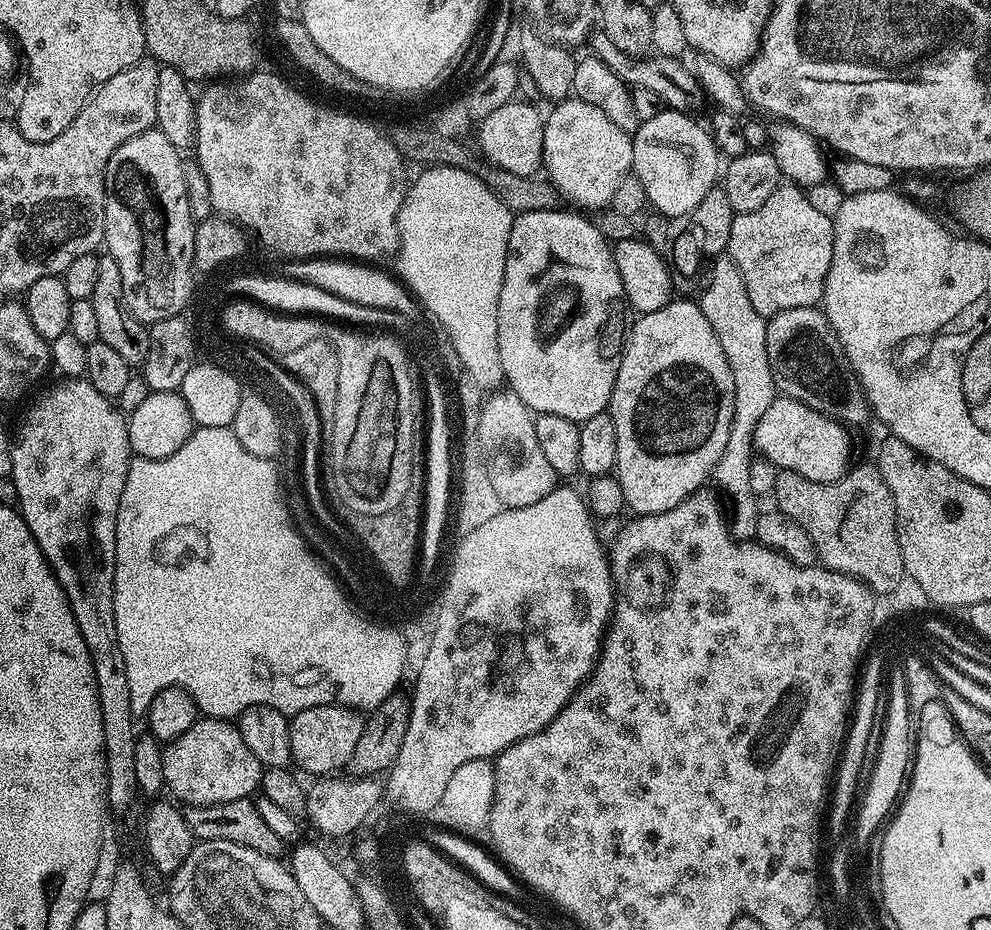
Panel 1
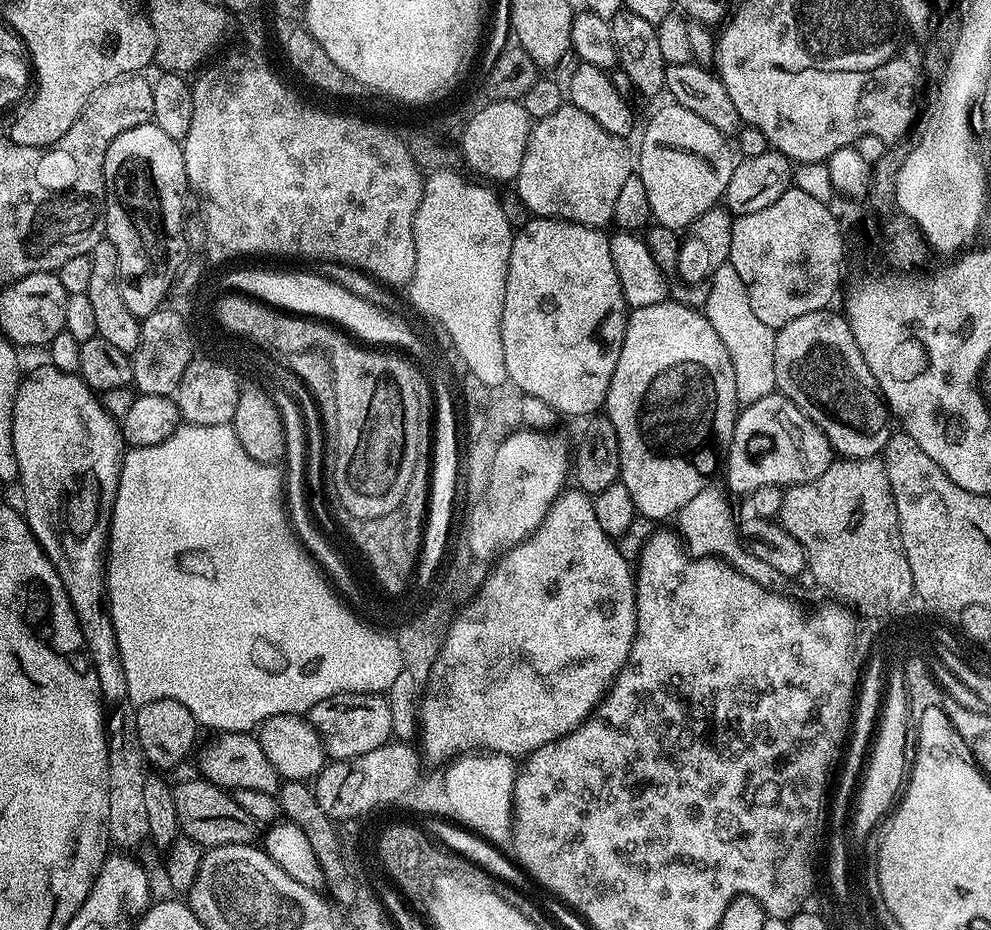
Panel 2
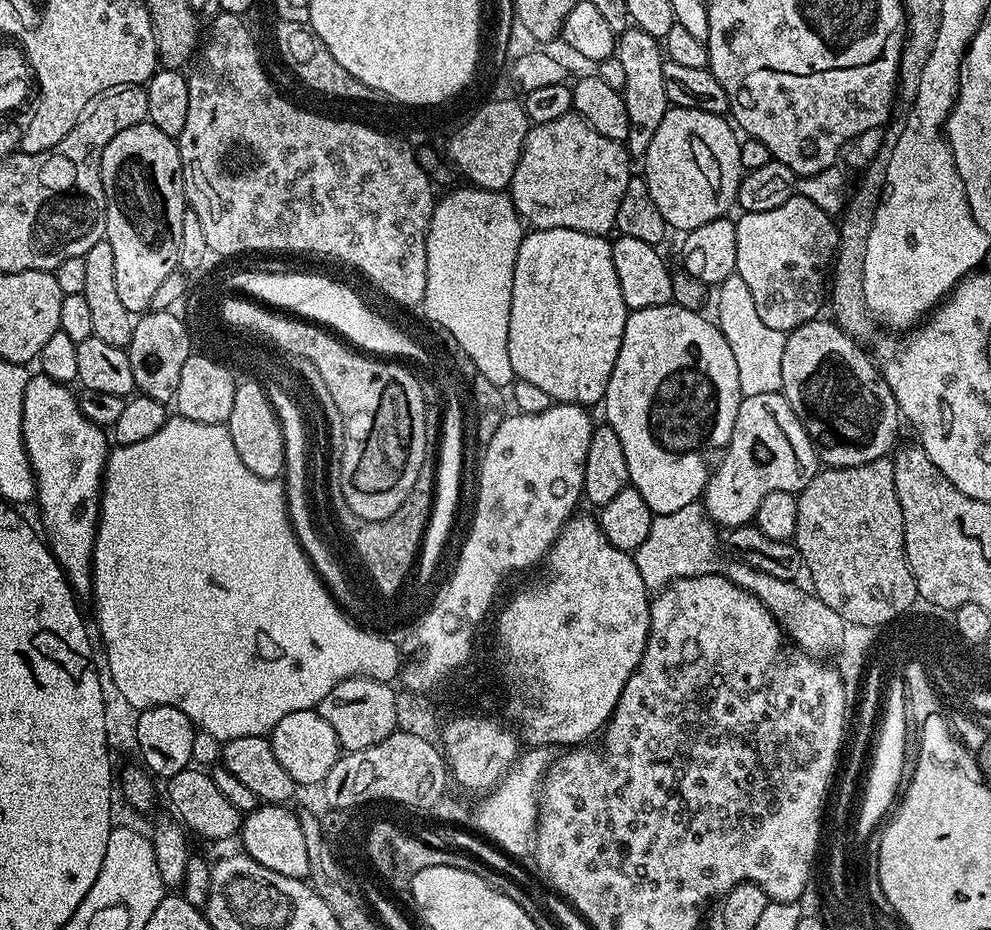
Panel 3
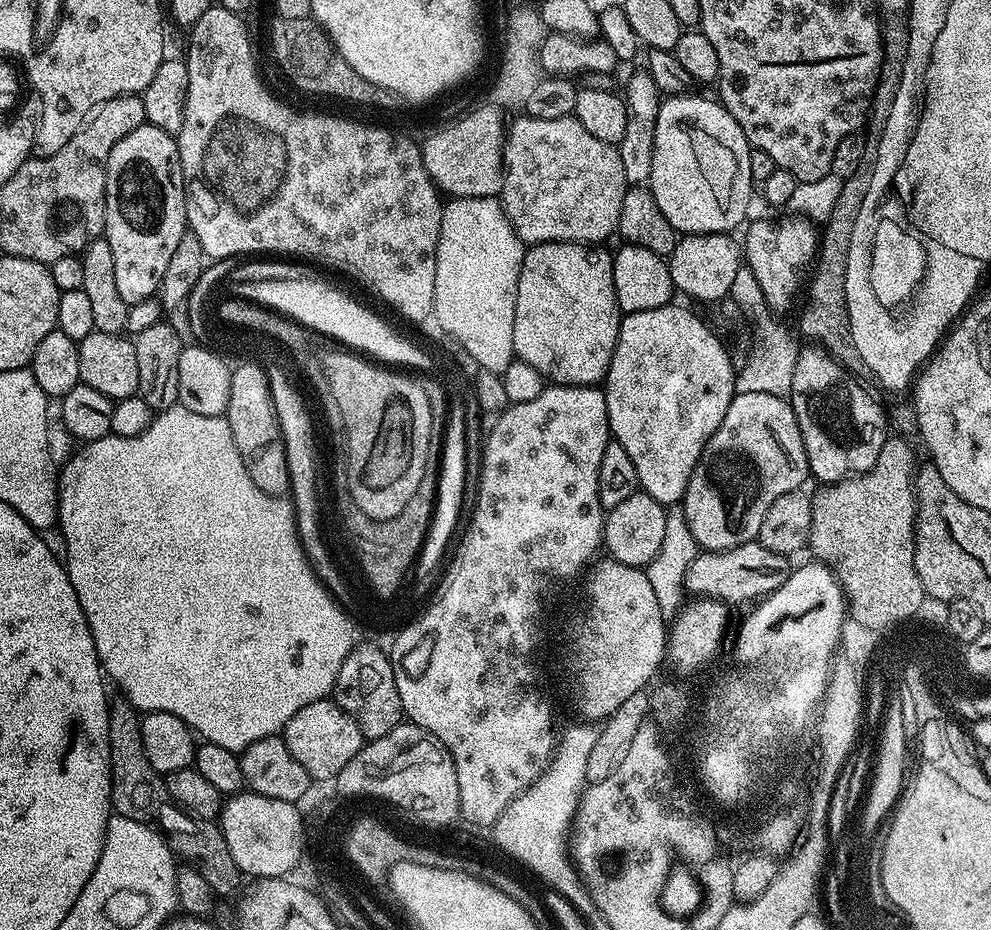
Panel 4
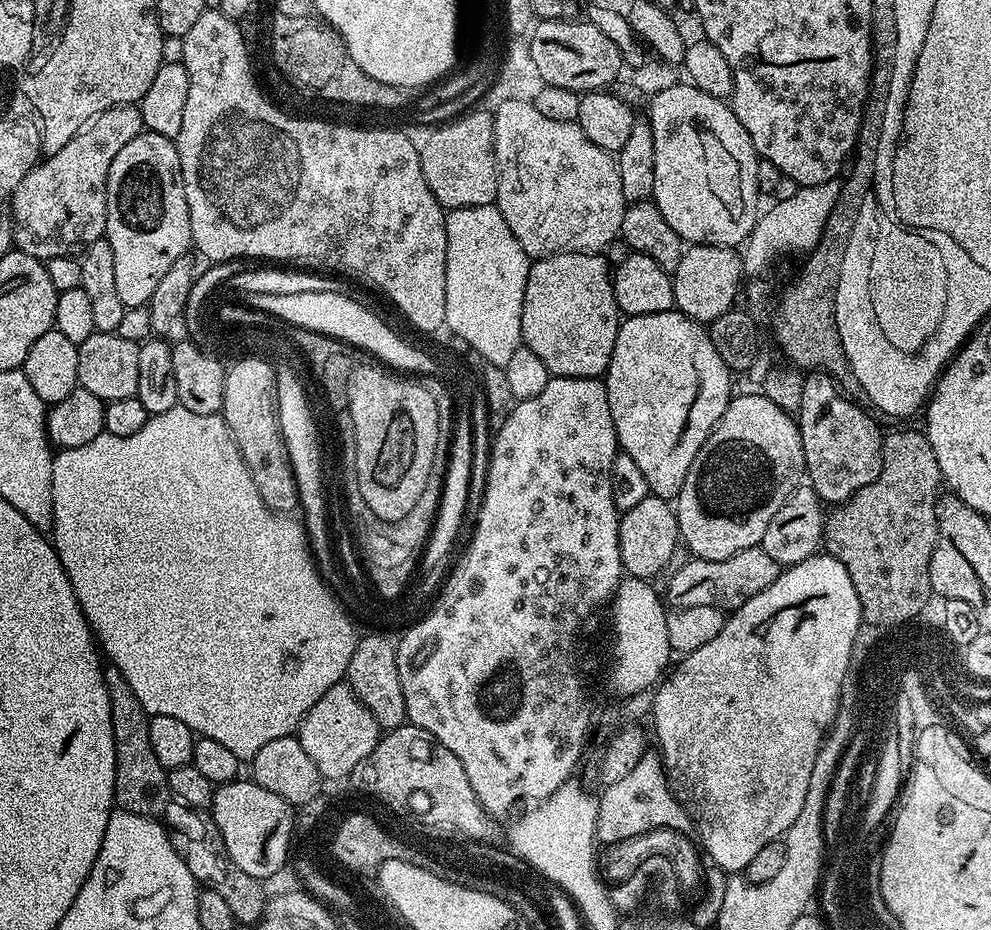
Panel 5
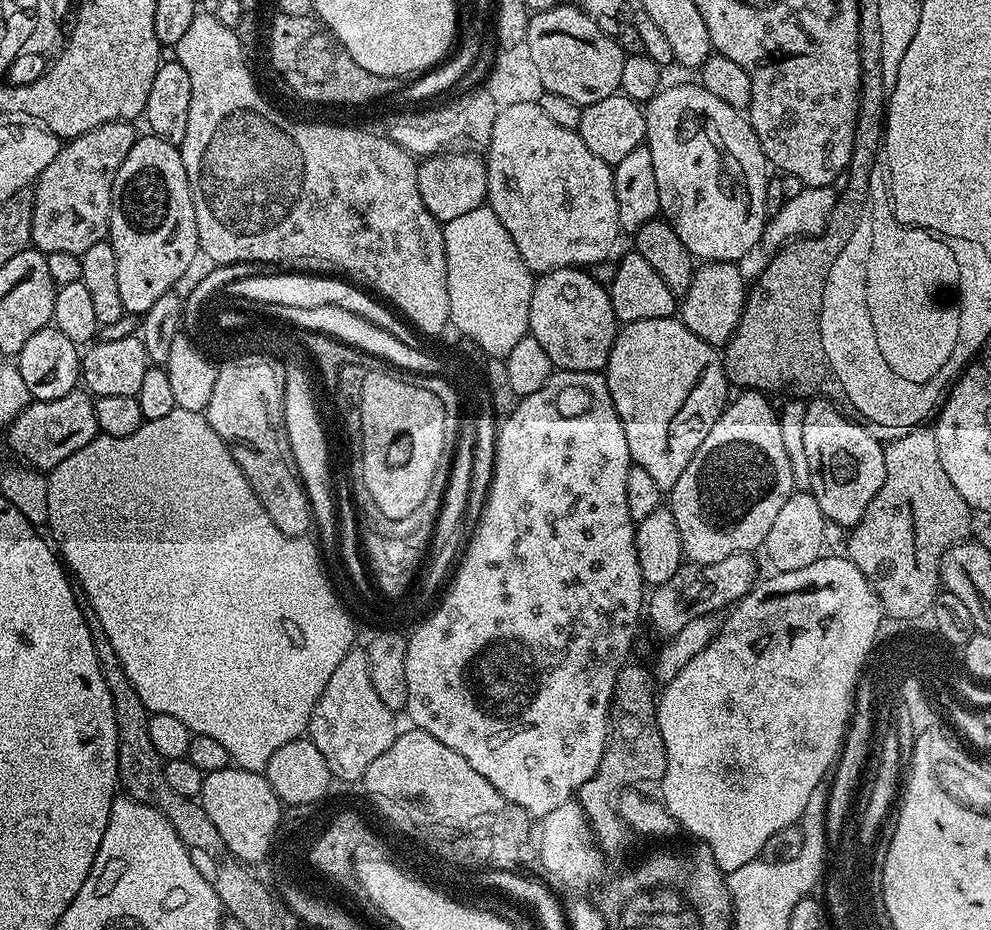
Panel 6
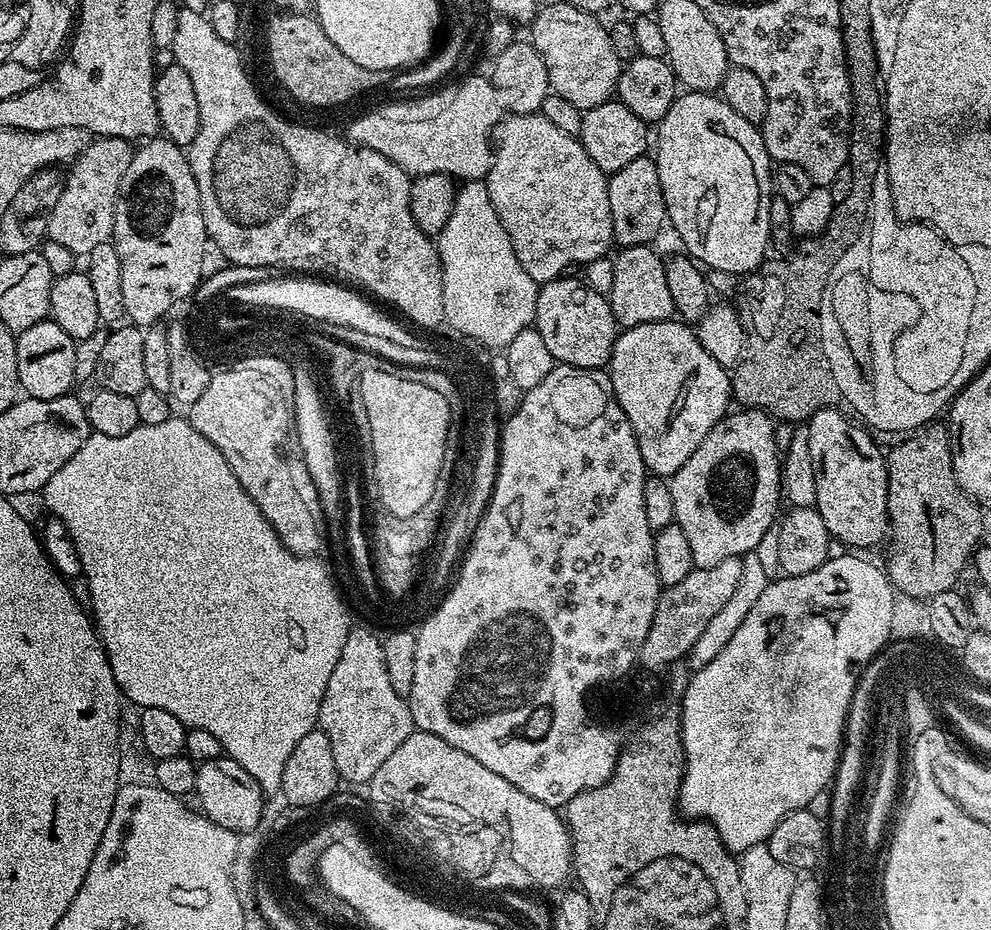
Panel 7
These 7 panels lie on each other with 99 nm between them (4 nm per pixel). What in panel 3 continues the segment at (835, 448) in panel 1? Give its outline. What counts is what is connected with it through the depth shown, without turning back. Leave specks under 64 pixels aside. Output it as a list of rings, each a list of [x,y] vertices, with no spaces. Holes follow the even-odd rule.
[[[771,392],[746,396],[738,406],[738,418],[734,418],[728,447],[709,475],[702,503],[713,524],[724,530],[742,528],[755,521],[758,506],[762,506],[766,494],[798,494],[821,468],[816,445],[783,394]]]

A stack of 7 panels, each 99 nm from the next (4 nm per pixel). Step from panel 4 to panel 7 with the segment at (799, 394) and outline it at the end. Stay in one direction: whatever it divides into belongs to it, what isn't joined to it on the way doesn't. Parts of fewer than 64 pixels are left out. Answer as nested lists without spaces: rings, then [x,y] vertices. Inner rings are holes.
[[[835,407],[819,408],[807,420],[808,441],[810,442],[810,462],[814,462],[814,486],[818,486],[816,508],[826,522],[826,530],[833,541],[841,540],[848,550],[864,550],[875,544],[885,543],[889,535],[888,527],[888,465],[885,453],[867,436],[859,423],[851,424]]]

